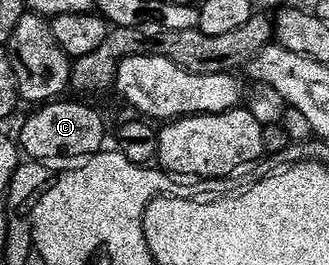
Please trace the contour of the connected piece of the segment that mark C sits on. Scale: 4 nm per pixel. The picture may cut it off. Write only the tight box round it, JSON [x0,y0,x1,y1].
[18,100,105,164]

